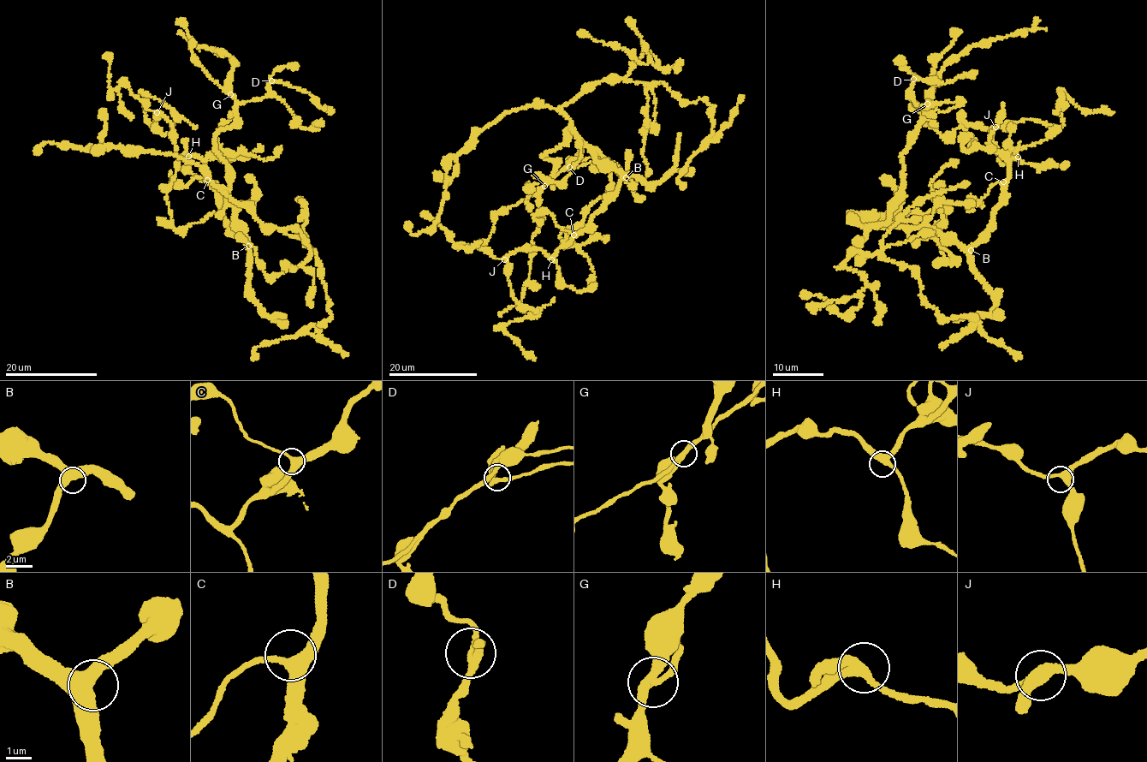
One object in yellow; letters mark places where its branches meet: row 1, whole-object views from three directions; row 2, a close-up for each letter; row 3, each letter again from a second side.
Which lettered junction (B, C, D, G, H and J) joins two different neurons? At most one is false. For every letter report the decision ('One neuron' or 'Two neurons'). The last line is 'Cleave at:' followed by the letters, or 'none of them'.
B: One neuron
C: One neuron
D: One neuron
G: One neuron
H: One neuron
J: One neuron
Cleave at: none of them

